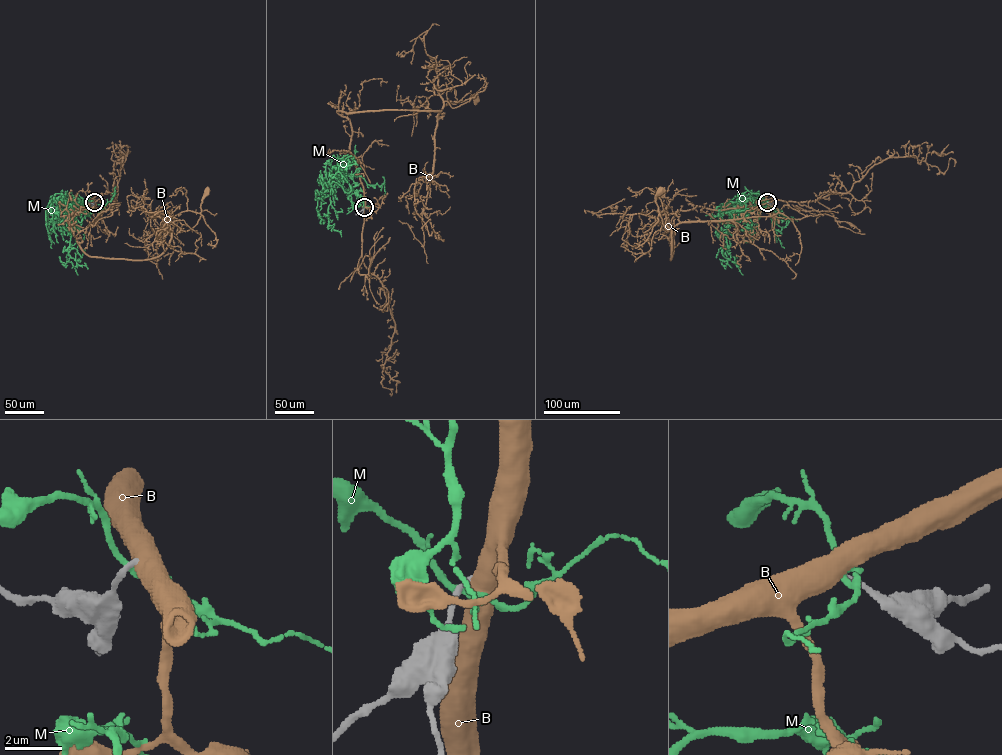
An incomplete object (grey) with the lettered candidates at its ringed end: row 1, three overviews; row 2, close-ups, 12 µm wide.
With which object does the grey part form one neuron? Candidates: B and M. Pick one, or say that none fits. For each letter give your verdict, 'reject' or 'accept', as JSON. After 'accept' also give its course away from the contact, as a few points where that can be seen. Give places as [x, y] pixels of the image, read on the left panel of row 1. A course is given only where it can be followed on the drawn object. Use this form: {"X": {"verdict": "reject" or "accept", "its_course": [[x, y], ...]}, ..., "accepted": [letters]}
{"B": {"verdict": "reject"}, "M": {"verdict": "reject"}, "accepted": []}

